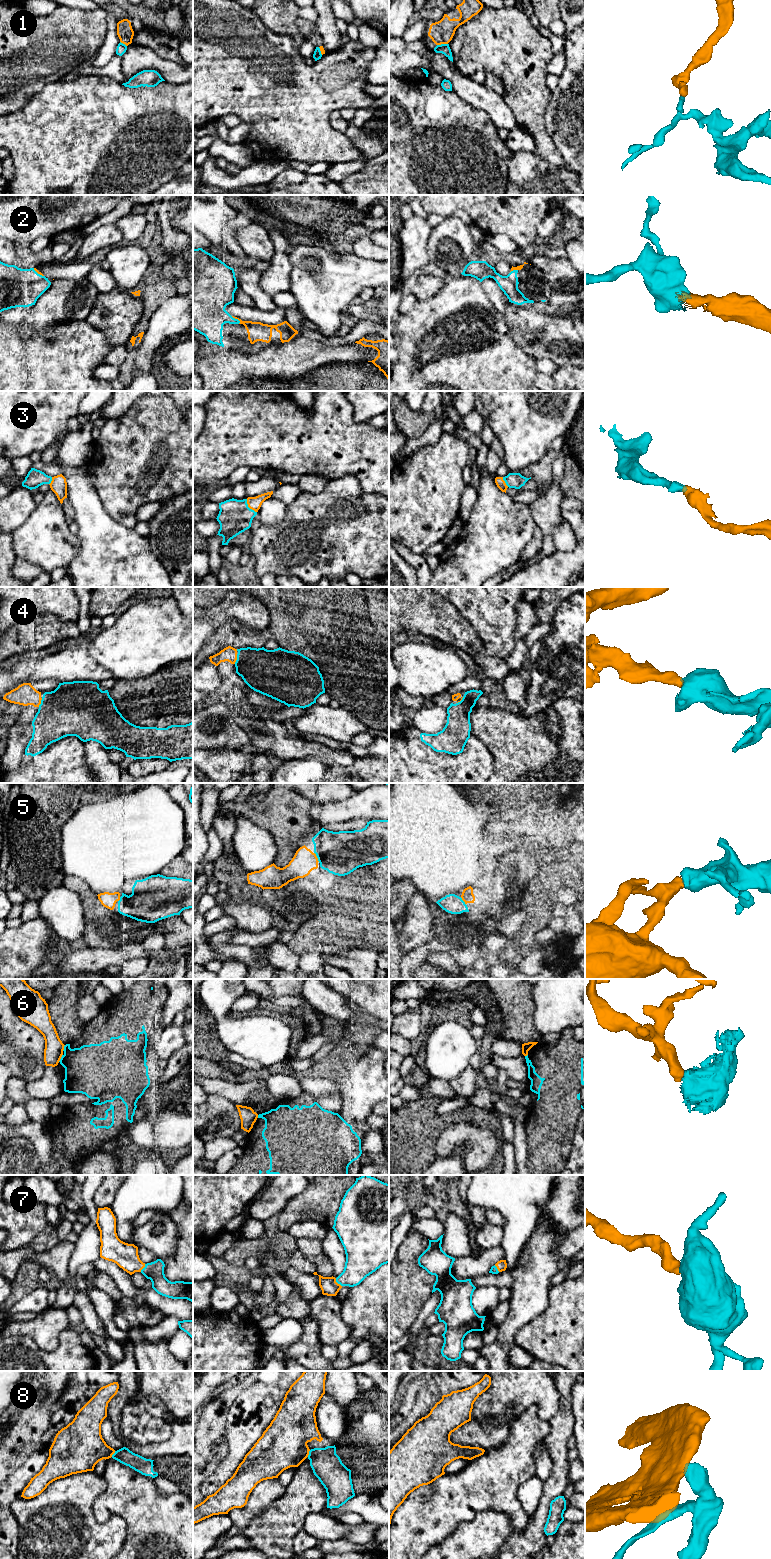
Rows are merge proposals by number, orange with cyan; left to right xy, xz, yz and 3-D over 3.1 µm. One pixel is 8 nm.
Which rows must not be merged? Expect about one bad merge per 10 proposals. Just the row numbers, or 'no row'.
1, 6

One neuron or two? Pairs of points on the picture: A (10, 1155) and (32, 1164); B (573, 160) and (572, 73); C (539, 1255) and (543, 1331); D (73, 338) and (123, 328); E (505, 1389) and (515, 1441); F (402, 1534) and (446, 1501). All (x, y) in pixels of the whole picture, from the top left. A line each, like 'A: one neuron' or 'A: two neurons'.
A: one neuron
B: one neuron
C: two neurons
D: two neurons
E: two neurons
F: one neuron

